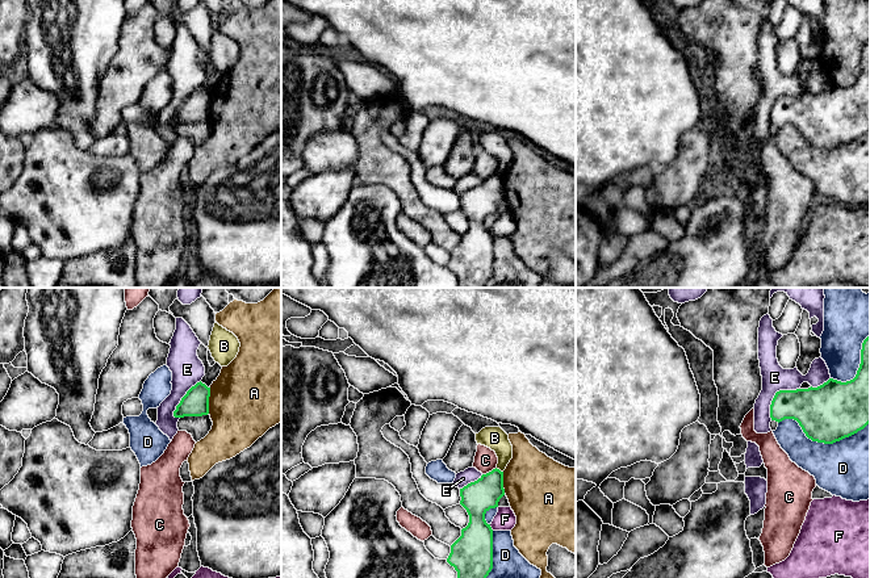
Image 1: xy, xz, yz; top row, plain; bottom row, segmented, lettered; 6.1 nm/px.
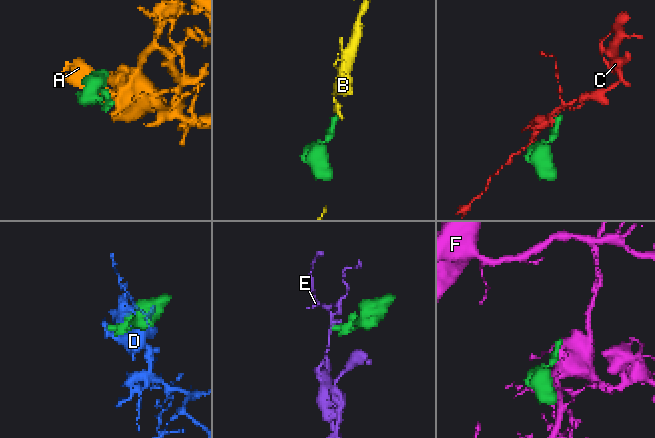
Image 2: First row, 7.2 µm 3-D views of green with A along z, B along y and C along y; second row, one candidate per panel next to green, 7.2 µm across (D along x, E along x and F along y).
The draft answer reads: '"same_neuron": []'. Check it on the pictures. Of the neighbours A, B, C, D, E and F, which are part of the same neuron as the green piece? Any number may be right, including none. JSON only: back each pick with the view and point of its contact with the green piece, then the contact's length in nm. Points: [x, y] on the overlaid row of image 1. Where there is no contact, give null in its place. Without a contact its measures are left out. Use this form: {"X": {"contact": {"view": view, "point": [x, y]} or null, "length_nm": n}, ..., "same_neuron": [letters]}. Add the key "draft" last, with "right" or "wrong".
{"same_neuron": [], "draft": "right"}

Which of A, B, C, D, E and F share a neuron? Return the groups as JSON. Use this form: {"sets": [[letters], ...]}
{"sets": [["A"], ["B"], ["C"], ["D"], ["E"], ["F"]]}

